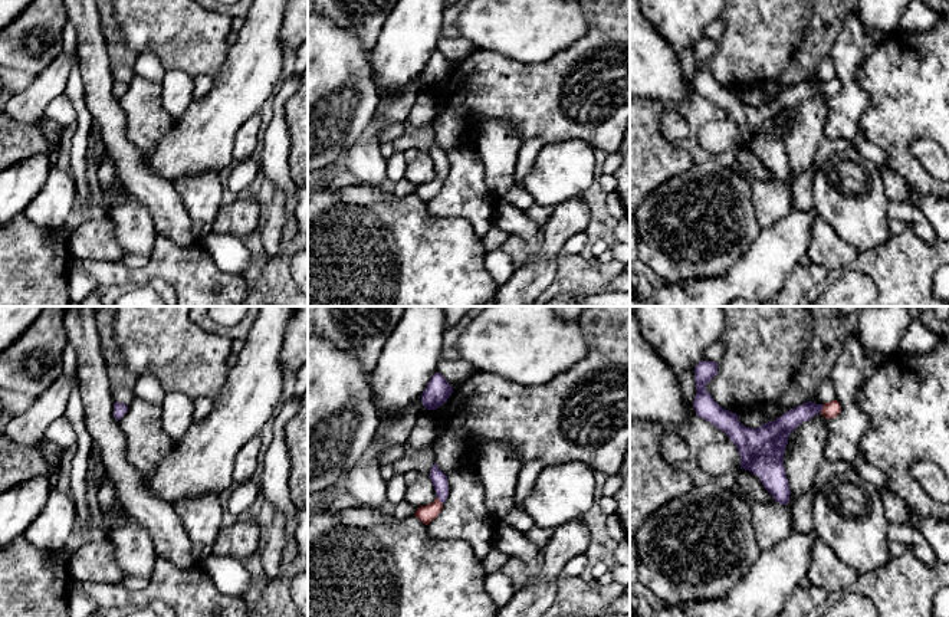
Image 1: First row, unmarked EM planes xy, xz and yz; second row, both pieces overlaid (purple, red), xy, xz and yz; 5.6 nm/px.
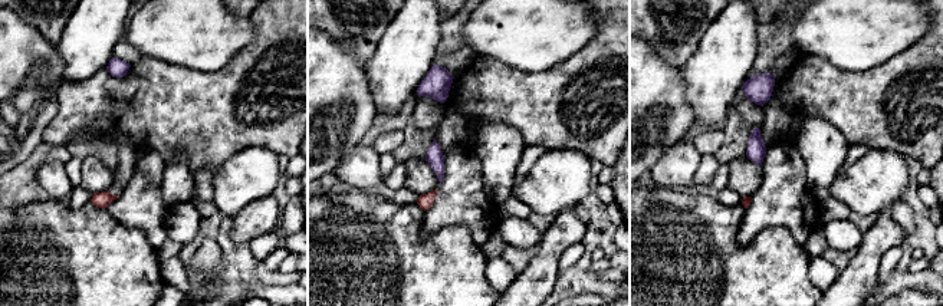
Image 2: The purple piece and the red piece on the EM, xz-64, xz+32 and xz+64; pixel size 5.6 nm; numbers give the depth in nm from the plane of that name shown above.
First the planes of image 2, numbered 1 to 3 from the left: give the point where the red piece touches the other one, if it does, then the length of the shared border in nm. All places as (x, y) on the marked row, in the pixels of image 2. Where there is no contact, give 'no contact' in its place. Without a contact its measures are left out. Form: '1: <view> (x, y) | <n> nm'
1: no contact
2: no contact
3: no contact

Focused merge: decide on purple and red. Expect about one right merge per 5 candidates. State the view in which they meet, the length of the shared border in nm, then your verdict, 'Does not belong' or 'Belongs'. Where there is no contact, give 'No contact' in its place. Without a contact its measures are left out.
Touches purple in xz. Shared border 60 nm. Belongs

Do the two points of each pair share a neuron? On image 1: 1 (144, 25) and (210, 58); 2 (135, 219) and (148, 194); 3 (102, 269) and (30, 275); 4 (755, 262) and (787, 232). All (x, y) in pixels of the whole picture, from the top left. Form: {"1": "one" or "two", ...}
{"1": "one", "2": "two", "3": "two", "4": "one"}

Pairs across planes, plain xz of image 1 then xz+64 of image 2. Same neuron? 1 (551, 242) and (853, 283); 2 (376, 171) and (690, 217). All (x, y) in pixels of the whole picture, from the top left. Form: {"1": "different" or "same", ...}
{"1": "same", "2": "different"}

